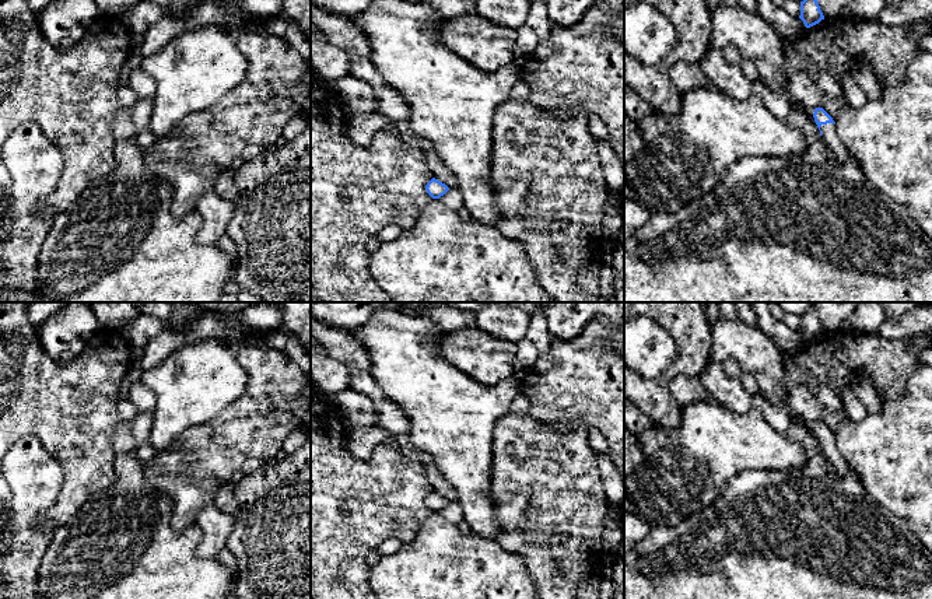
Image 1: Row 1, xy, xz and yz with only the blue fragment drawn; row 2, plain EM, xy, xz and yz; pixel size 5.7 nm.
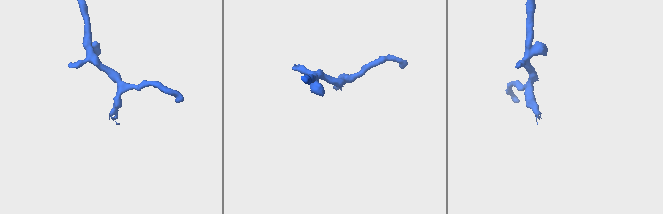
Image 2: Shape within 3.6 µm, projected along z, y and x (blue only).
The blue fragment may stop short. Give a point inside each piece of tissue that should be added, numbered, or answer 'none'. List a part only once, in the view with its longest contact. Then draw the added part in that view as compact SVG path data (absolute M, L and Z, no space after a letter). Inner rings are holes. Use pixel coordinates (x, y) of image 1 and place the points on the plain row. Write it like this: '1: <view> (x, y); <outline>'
1: yz (774, 535); M835 437L820 444L835 477L743 472L702 511L676 525L651 526L624 551L624 599L932 599L932 553L851 474Z

